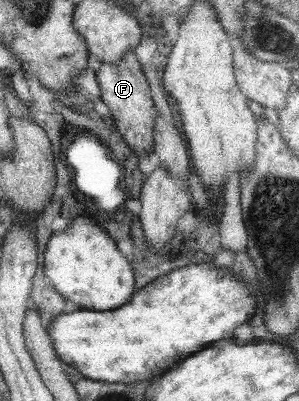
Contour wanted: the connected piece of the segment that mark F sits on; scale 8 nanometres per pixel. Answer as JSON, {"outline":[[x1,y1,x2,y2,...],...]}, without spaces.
{"outline":[[130,50,119,64,100,64,102,69,98,79,102,88,102,100,114,117,113,128,119,133,123,142,140,158,156,148,156,122,158,110,151,96,148,76,137,58,136,52]]}

